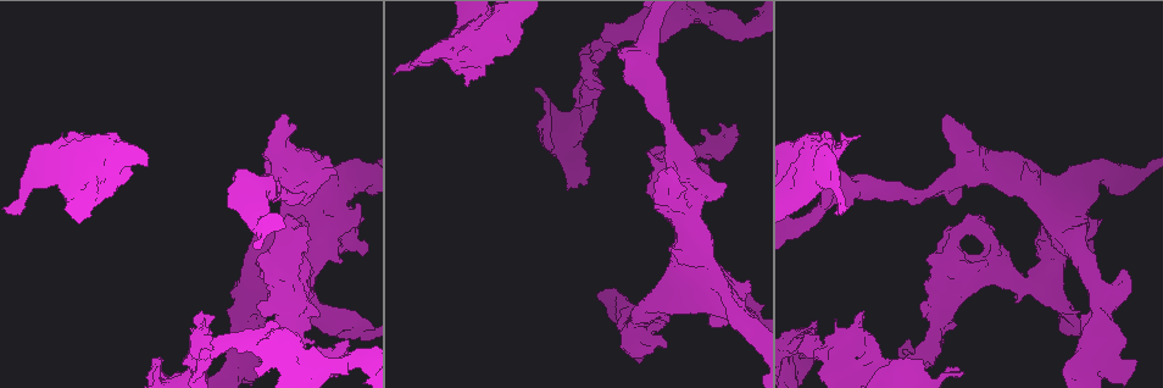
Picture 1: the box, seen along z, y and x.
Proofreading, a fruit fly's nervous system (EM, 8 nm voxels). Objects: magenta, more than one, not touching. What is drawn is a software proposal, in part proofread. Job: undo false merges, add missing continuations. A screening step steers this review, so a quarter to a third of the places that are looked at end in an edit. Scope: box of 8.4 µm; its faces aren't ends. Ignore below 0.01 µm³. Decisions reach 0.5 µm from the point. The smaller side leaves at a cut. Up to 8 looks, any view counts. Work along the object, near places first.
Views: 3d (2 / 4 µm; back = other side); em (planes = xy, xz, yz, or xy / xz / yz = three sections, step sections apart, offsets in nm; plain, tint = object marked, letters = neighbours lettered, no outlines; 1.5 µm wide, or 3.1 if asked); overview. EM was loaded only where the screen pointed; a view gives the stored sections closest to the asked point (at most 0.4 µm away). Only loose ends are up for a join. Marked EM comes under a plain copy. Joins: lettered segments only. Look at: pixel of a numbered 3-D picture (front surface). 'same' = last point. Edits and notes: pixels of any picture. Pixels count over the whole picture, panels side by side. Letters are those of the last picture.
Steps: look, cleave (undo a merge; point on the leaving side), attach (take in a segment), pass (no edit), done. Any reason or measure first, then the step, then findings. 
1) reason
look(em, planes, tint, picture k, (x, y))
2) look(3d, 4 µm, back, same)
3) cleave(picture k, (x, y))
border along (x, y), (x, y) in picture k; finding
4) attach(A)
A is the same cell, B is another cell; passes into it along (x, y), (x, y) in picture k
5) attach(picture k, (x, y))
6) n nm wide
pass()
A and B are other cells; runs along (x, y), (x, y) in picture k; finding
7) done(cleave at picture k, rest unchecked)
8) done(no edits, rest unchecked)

narrows sharply
look(3d, 2 µm, picture 1, (218, 349))

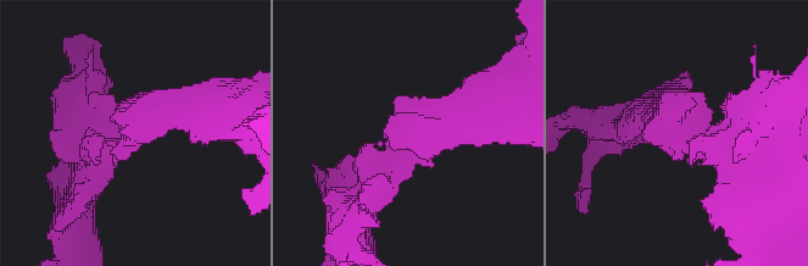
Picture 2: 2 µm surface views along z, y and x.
arms of 220, 260 nm; need the tissue
look(em, planes, tint, picture 2, (696, 133))

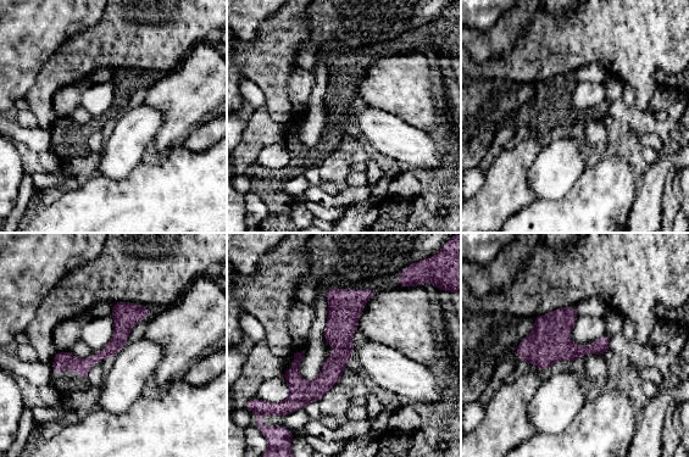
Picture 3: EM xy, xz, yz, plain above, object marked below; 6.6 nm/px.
look(em, planes, letters, same)

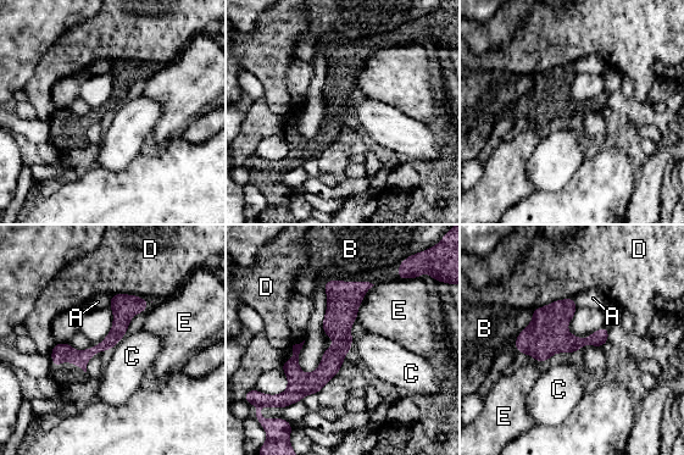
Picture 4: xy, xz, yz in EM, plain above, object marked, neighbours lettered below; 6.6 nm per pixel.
pass()
A, B, C, D and E are other cells; runs along (366, 284), (342, 309), (340, 348), (296, 398) in picture 4; one neuron here

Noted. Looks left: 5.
branch stops here
look(em, planes, letters, picture 1, (320, 314))

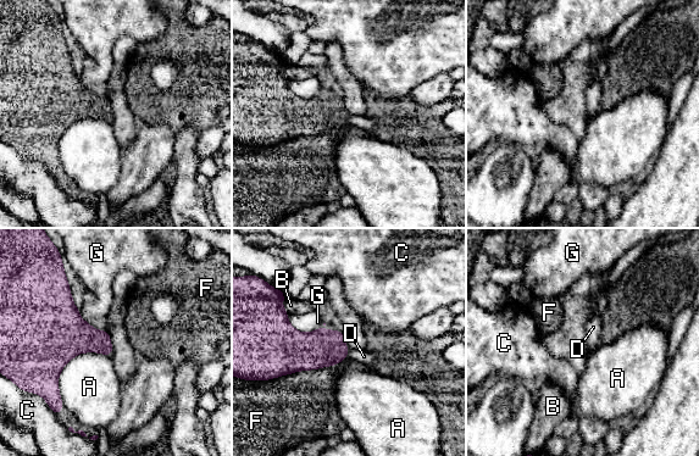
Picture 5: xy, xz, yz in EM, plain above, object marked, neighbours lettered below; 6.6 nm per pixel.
pass()
A, B, C, D, F and G are other cells; border along (349, 349), (345, 357) in picture 5; no lettered segment goes on from it

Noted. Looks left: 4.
stops while still wide
look(em, planes, letters, picture 1, (506, 54))

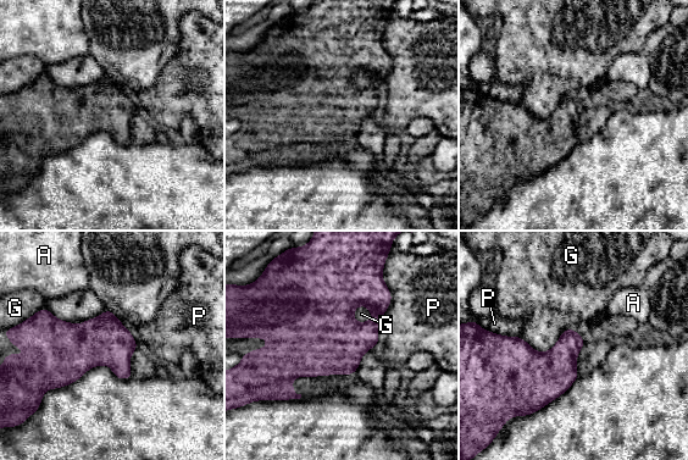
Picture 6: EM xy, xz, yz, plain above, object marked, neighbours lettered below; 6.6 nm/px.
pass()
A, G and P are other cells; border along (573, 327), (545, 352), (520, 337) in picture 6; no lettered segment goes on from it

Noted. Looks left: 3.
done(no edits, rest unchecked)

